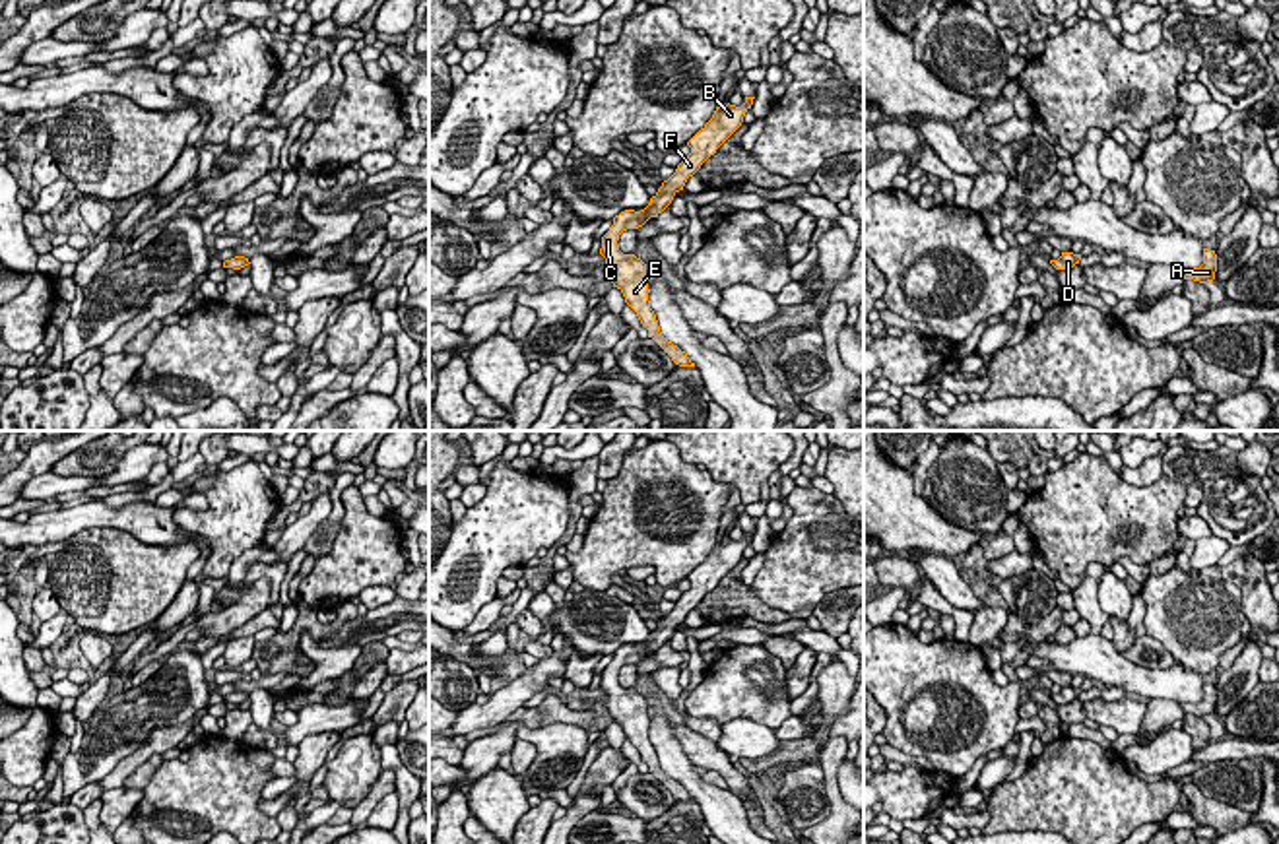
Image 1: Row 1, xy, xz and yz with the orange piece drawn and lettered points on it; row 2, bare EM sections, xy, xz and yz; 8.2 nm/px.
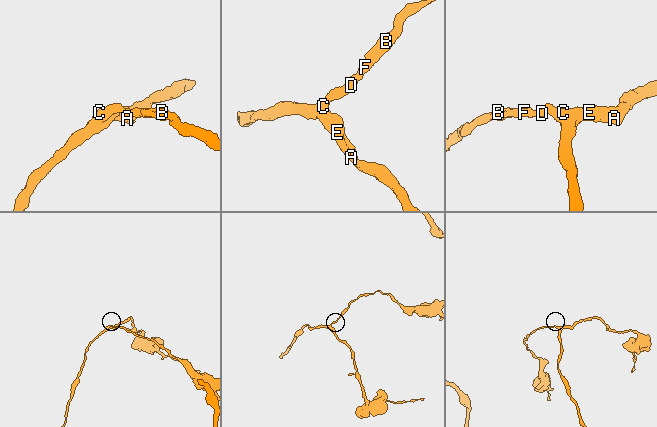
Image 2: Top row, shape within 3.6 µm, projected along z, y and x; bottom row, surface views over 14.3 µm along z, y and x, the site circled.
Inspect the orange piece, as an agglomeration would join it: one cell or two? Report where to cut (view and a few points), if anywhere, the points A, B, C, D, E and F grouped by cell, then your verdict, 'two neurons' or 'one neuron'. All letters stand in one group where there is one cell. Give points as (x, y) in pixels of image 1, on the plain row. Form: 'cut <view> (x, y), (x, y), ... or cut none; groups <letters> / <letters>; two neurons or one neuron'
cut none; groups A B C D E F; one neuron

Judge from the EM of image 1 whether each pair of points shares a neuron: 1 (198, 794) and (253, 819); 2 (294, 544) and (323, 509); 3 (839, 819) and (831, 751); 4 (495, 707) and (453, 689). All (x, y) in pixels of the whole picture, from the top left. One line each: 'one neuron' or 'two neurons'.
1: one neuron
2: one neuron
3: one neuron
4: two neurons

